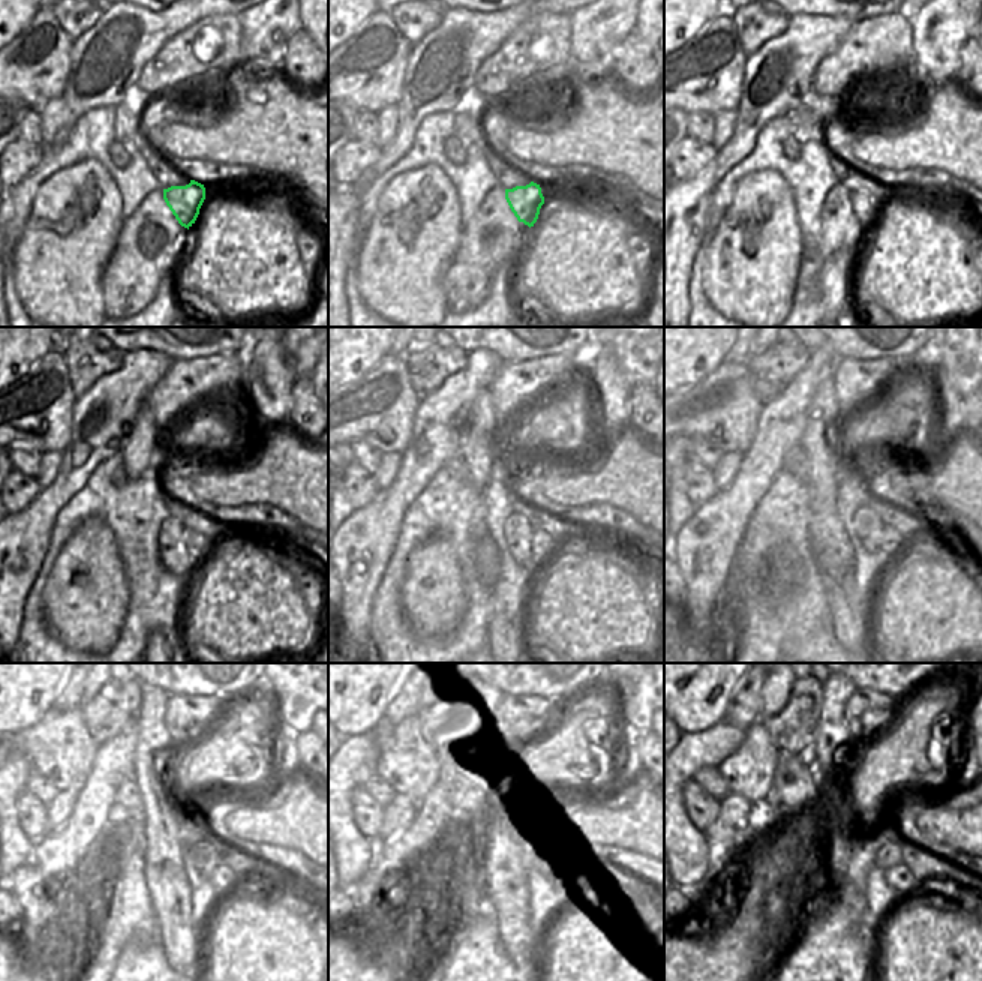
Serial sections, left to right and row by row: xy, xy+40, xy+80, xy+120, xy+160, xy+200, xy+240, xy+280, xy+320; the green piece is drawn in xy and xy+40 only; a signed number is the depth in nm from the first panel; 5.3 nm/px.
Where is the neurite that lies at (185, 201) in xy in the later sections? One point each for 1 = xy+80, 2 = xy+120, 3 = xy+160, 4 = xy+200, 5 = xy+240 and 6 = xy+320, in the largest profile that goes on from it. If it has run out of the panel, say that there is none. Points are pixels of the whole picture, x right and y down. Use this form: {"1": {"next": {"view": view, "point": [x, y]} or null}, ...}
{"1": {"next": {"view": "xy+80", "point": [865, 203]}}, "2": {"next": {"view": "xy+120", "point": [201, 543]}}, "3": {"next": {"view": "xy+160", "point": [553, 540]}}, "4": {"next": {"view": "xy+200", "point": [891, 542]}}, "5": {"next": {"view": "xy+240", "point": [222, 879]}}, "6": {"next": {"view": "xy+320", "point": [900, 879]}}}

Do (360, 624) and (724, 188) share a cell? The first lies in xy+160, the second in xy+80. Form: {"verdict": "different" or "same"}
{"verdict": "different"}

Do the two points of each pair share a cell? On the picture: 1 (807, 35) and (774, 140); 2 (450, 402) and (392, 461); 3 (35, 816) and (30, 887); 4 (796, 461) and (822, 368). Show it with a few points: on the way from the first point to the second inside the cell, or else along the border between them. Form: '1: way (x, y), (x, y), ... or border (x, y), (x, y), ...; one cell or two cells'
1: border (783, 116), (775, 116), (757, 134), (756, 141); two cells
2: border (401, 453), (401, 465), (387, 486); two cells
3: border (47, 833), (32, 840); two cells
4: border (798, 443), (784, 455), (780, 470); two cells

